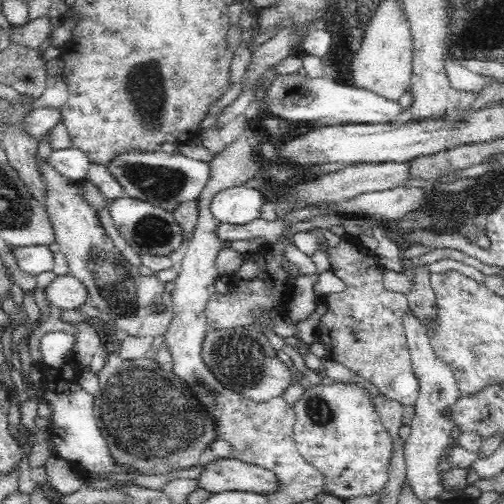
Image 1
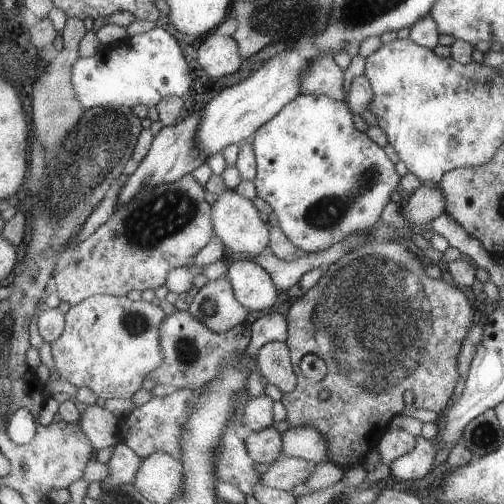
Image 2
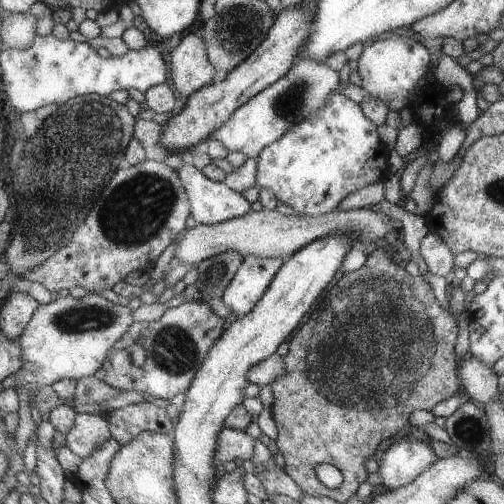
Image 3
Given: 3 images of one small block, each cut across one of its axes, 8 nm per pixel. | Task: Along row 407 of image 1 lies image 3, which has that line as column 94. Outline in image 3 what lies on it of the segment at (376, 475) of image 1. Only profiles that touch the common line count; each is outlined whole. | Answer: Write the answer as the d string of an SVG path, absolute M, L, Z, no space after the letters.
M89 294L81 300L73 296L53 298L51 304L39 304L27 330L15 340L23 350L23 368L13 374L15 390L25 388L29 396L31 390L41 390L61 380L101 376L111 348L135 322L135 312L131 312L125 302L113 304L99 294Z

